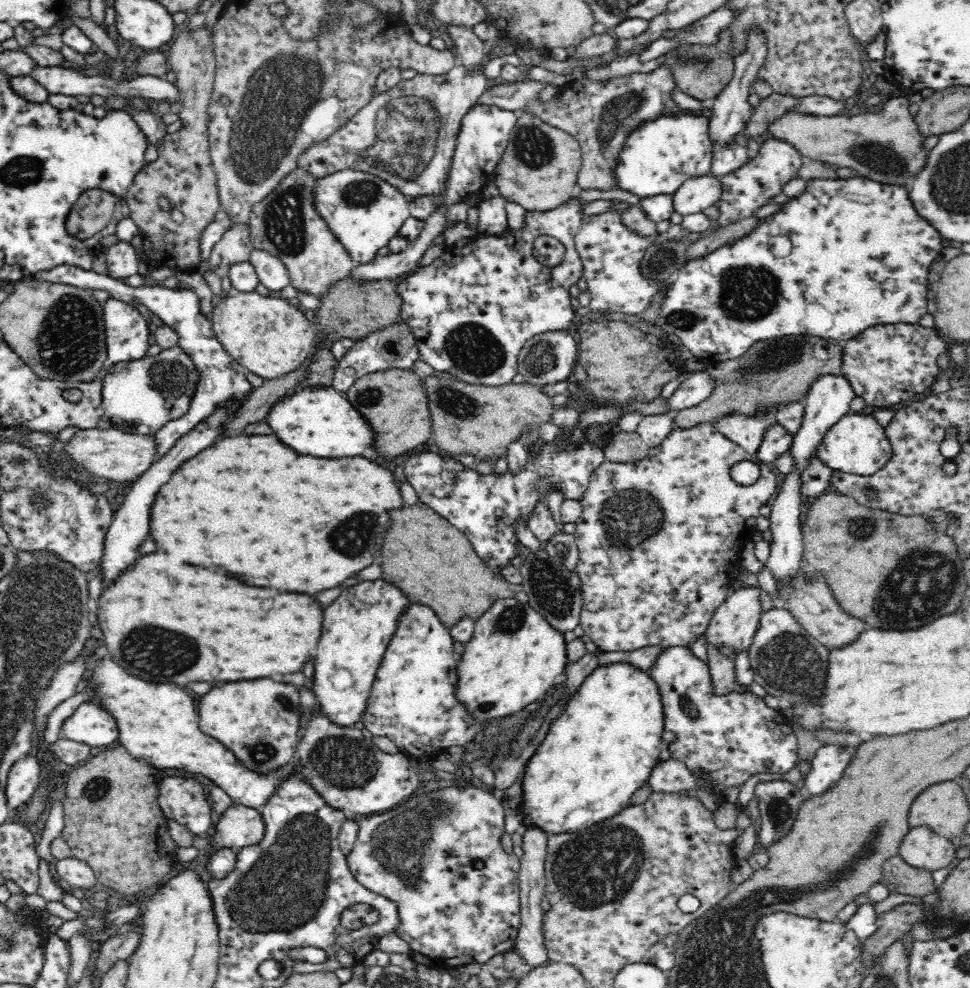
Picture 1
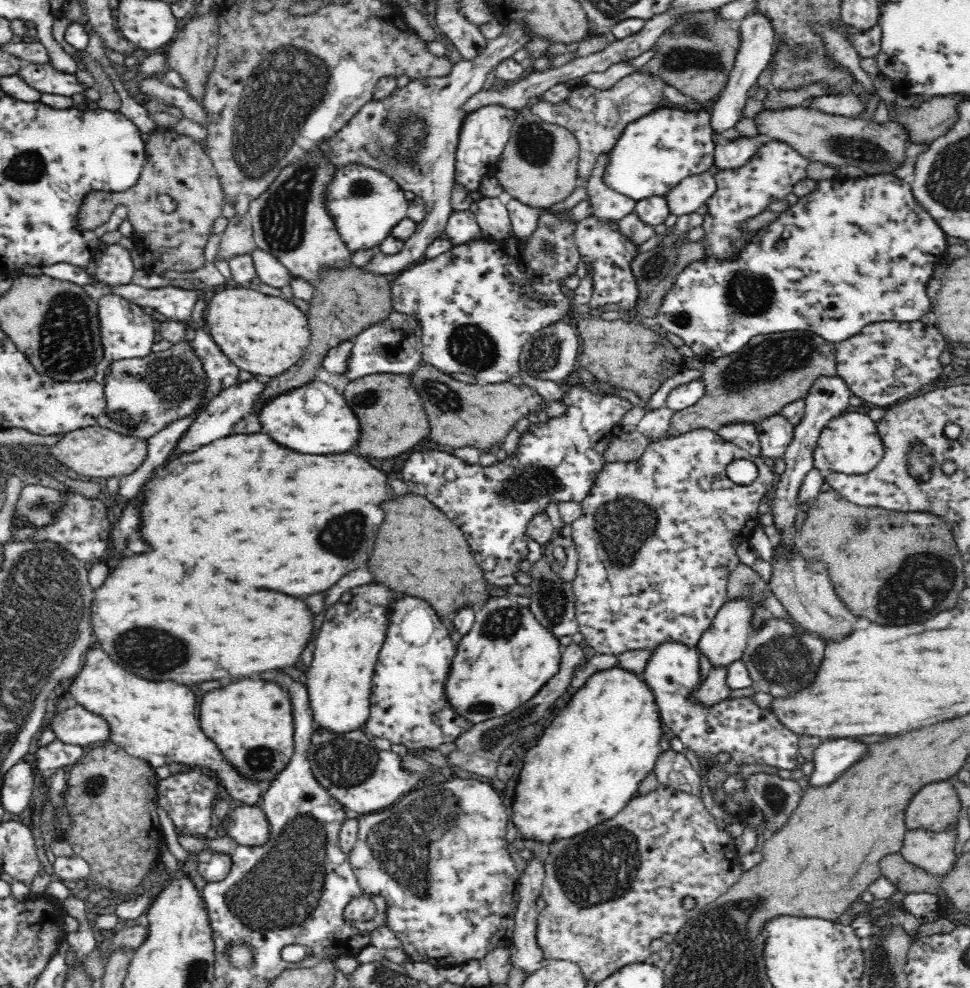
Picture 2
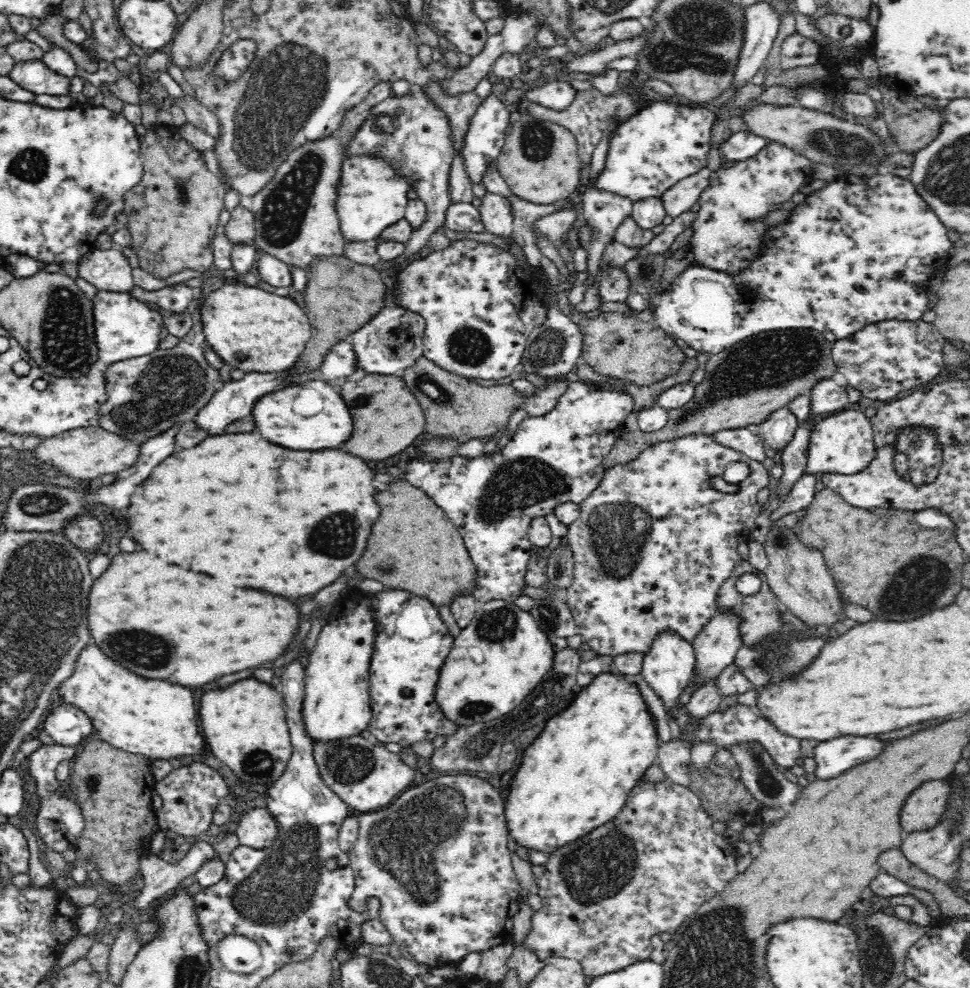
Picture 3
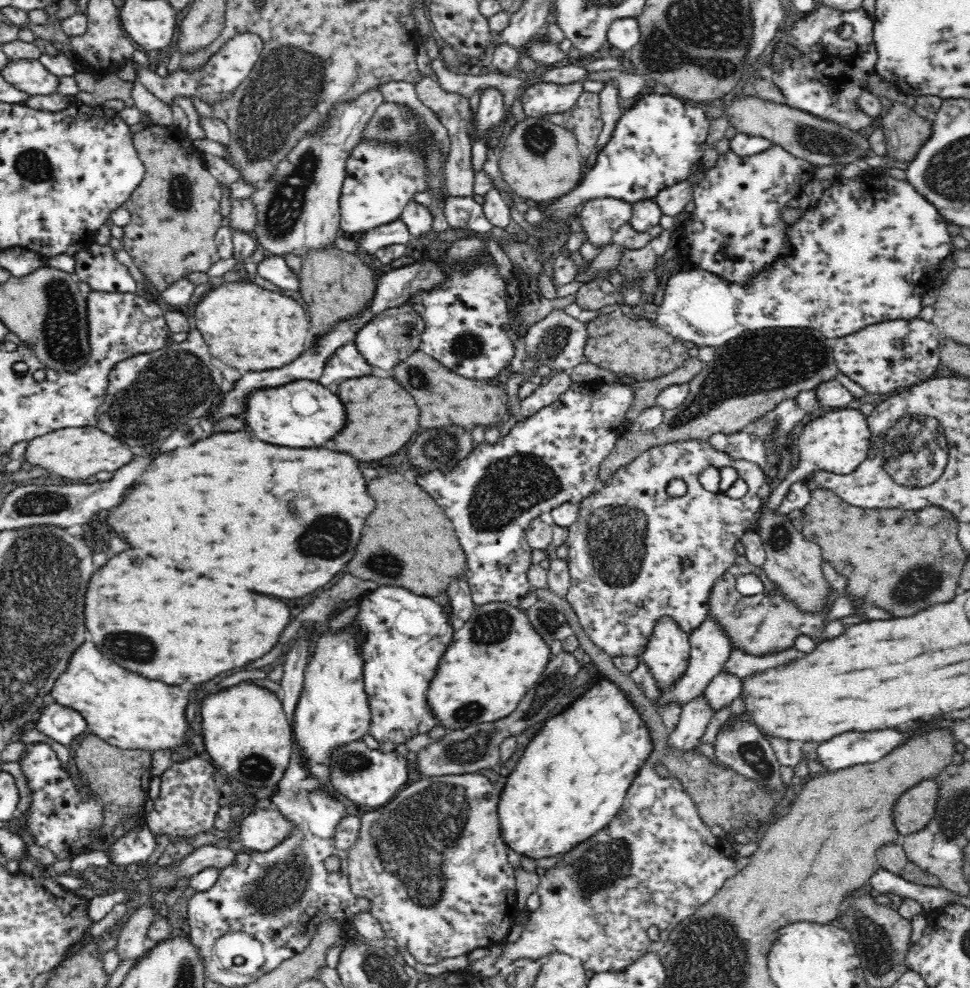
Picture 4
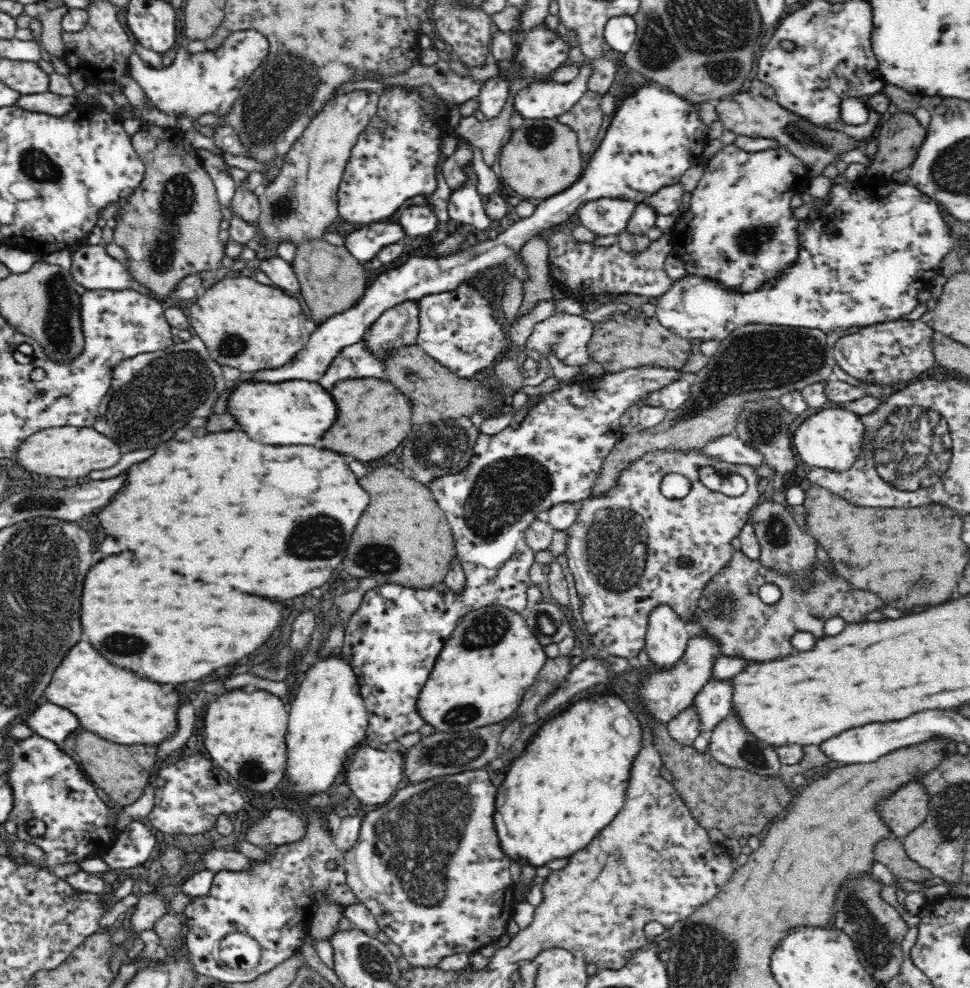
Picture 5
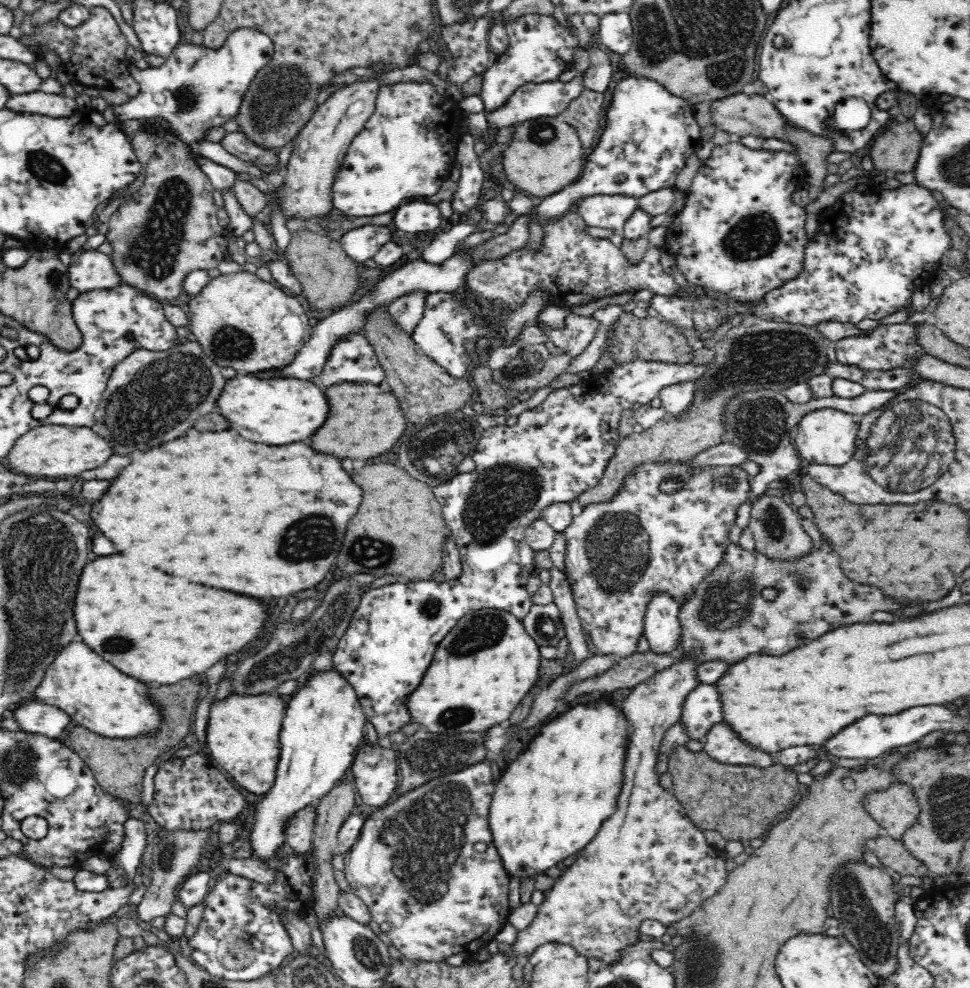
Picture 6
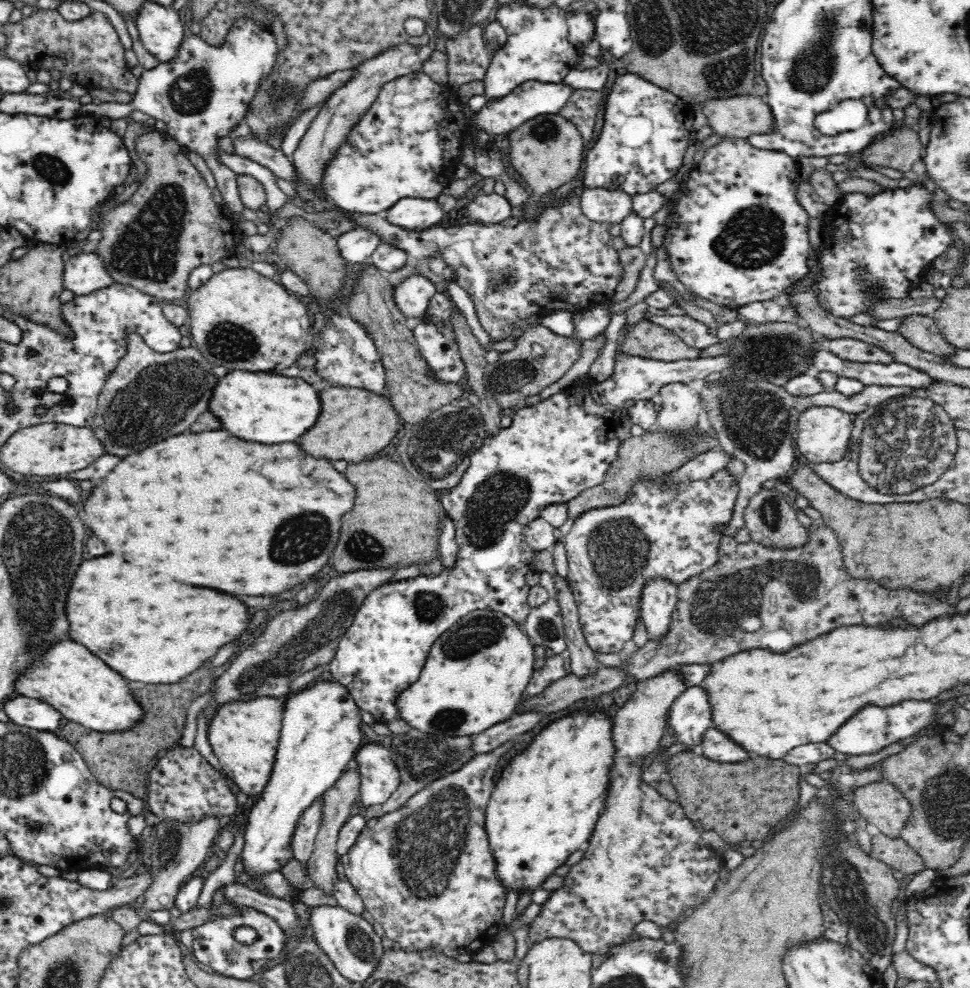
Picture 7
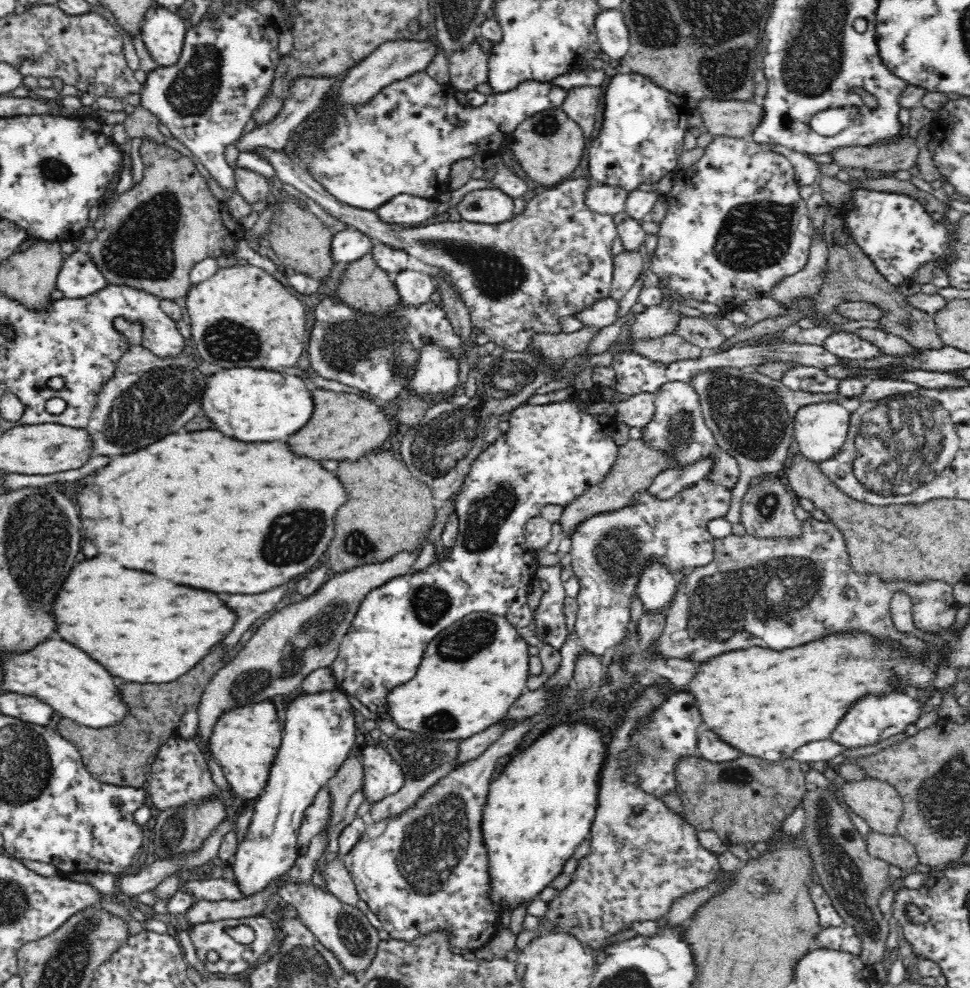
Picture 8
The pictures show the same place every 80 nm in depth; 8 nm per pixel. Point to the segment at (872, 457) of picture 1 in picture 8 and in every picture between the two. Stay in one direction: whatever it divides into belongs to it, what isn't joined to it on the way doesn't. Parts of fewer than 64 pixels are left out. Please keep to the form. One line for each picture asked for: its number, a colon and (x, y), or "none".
2: (850, 444)
3: (843, 443)
4: (838, 441)
5: (830, 438)
6: (827, 437)
7: (824, 432)
8: (821, 429)

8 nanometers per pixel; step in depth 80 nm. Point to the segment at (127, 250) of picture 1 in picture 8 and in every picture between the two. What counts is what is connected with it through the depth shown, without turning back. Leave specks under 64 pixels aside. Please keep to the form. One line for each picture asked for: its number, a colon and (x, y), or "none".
2: (116, 266)
3: (109, 270)
4: (97, 265)
5: (92, 267)
6: (90, 269)
7: (84, 273)
8: (79, 276)

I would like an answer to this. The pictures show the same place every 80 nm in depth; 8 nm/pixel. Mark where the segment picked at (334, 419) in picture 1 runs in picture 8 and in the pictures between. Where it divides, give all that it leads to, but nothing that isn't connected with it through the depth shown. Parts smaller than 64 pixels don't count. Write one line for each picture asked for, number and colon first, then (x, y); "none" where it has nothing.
2: (314, 419)
3: (311, 415)
4: (304, 414)
5: (298, 412)
6: (278, 411)
7: (266, 408)
8: (251, 405)

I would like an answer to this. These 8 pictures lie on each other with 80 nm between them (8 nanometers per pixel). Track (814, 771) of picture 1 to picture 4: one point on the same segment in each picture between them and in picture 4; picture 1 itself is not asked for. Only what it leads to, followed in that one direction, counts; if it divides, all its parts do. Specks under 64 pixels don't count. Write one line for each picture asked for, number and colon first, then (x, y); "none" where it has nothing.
2: (831, 759)
3: (832, 758)
4: (853, 748)

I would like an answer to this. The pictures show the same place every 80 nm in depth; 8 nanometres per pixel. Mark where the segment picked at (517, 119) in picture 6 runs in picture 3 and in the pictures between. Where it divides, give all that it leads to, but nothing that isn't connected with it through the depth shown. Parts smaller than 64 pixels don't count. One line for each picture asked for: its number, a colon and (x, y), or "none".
3: (557, 95)
4: (542, 98)
5: (548, 99)

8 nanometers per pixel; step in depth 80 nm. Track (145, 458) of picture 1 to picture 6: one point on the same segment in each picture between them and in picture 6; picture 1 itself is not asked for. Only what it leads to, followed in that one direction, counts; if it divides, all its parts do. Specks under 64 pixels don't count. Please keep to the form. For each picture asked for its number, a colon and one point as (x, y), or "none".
2: (93, 451)
3: (85, 453)
4: (73, 453)
5: (65, 452)
6: (52, 451)

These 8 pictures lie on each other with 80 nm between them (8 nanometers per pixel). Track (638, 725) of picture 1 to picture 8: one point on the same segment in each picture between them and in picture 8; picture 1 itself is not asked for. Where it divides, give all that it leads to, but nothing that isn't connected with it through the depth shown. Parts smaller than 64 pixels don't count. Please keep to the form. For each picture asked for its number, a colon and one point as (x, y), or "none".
2: (588, 764)
3: (577, 774)
4: (571, 781)
5: (571, 781)
6: (551, 803)
7: (546, 803)
8: (541, 807)

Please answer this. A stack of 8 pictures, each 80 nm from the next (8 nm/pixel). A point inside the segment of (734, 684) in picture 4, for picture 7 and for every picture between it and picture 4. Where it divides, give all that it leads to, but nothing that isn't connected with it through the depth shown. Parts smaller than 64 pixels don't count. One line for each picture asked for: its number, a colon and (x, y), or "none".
5: (715, 701)
6: (703, 709)
7: (690, 716)

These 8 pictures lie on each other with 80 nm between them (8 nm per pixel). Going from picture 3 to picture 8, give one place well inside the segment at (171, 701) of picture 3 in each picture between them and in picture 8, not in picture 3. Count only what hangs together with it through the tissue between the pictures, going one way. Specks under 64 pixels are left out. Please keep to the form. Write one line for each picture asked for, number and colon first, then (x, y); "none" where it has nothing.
4: (127, 711)
5: (111, 702)
6: (97, 696)
7: (76, 682)
8: (68, 680)

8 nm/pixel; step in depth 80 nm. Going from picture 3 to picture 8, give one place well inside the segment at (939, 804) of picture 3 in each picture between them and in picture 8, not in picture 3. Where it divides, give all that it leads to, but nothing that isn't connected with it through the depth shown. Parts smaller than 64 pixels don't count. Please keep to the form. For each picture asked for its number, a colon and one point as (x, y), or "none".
4: (915, 809)
5: (906, 810)
6: (896, 809)
7: (882, 804)
8: (876, 801)

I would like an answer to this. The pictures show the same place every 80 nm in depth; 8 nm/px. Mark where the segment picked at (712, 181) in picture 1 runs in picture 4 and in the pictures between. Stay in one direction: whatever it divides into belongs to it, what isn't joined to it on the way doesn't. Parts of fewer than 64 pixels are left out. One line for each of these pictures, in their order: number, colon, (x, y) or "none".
2: (688, 195)
3: (678, 199)
4: (671, 200)

